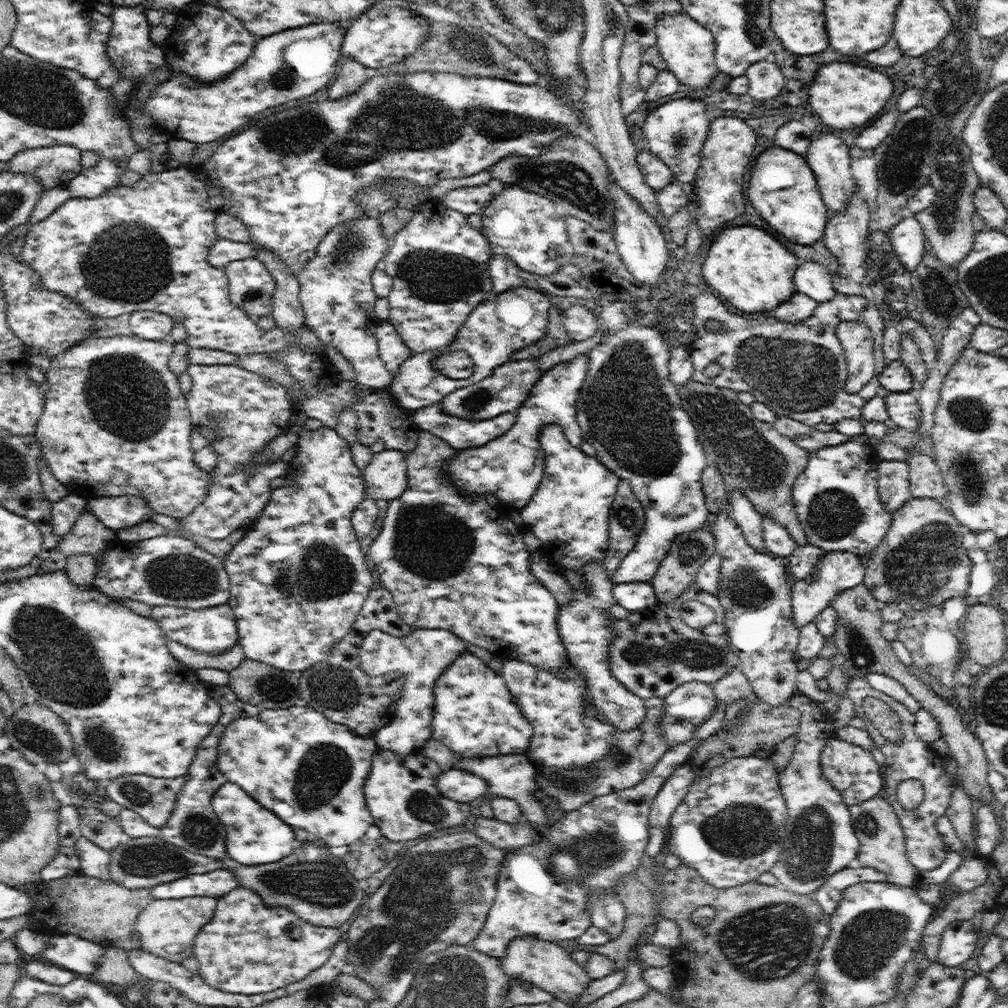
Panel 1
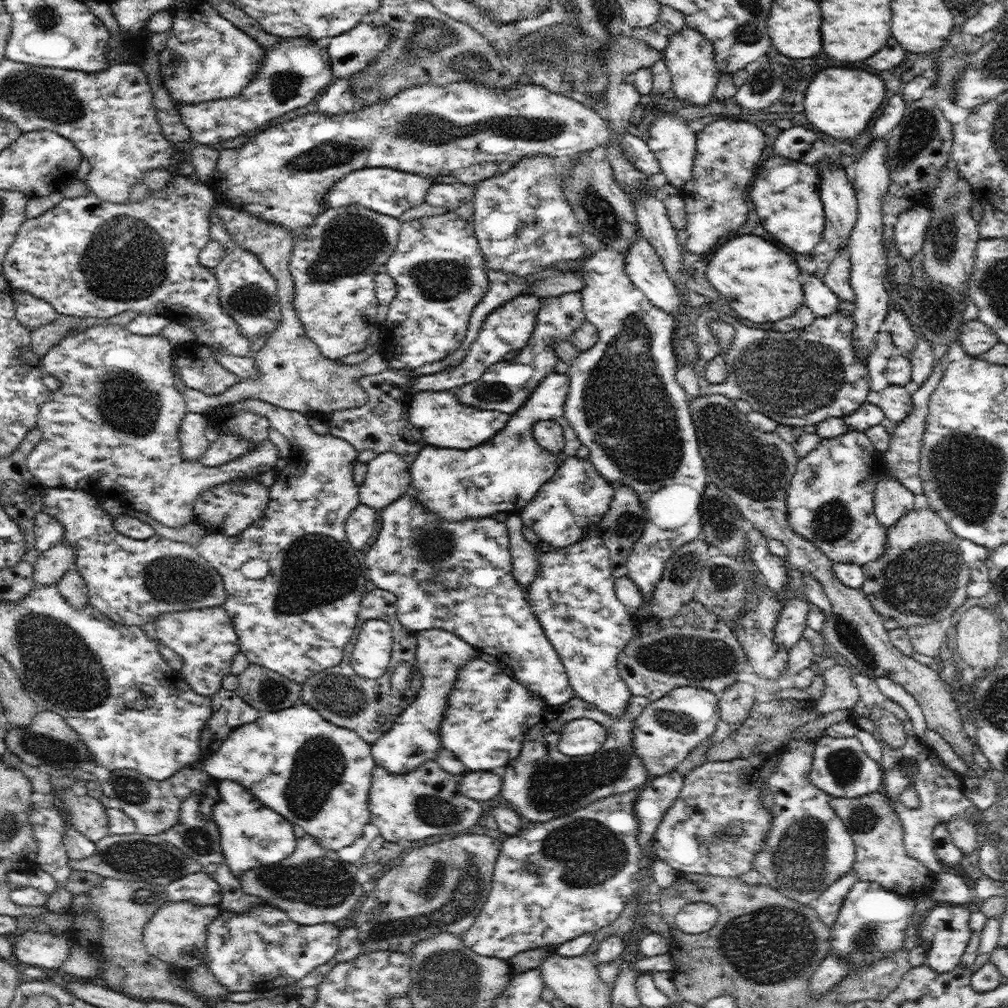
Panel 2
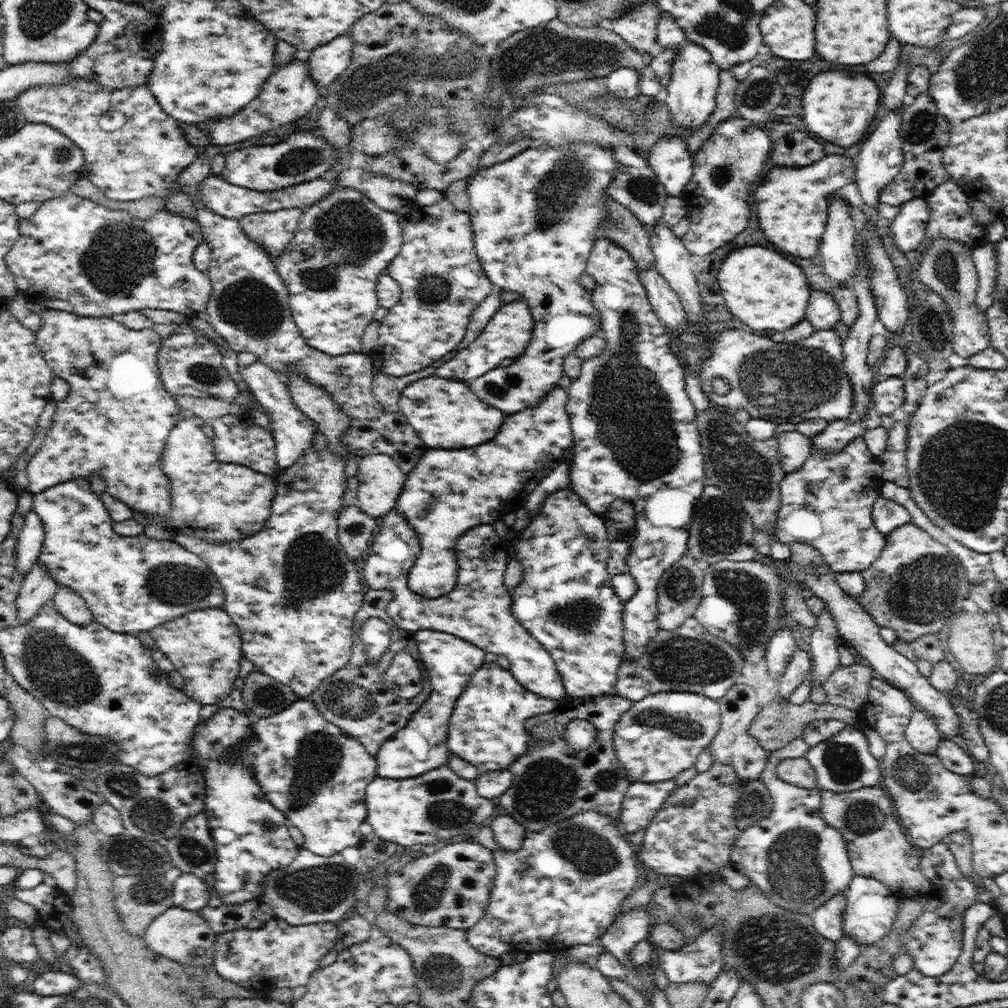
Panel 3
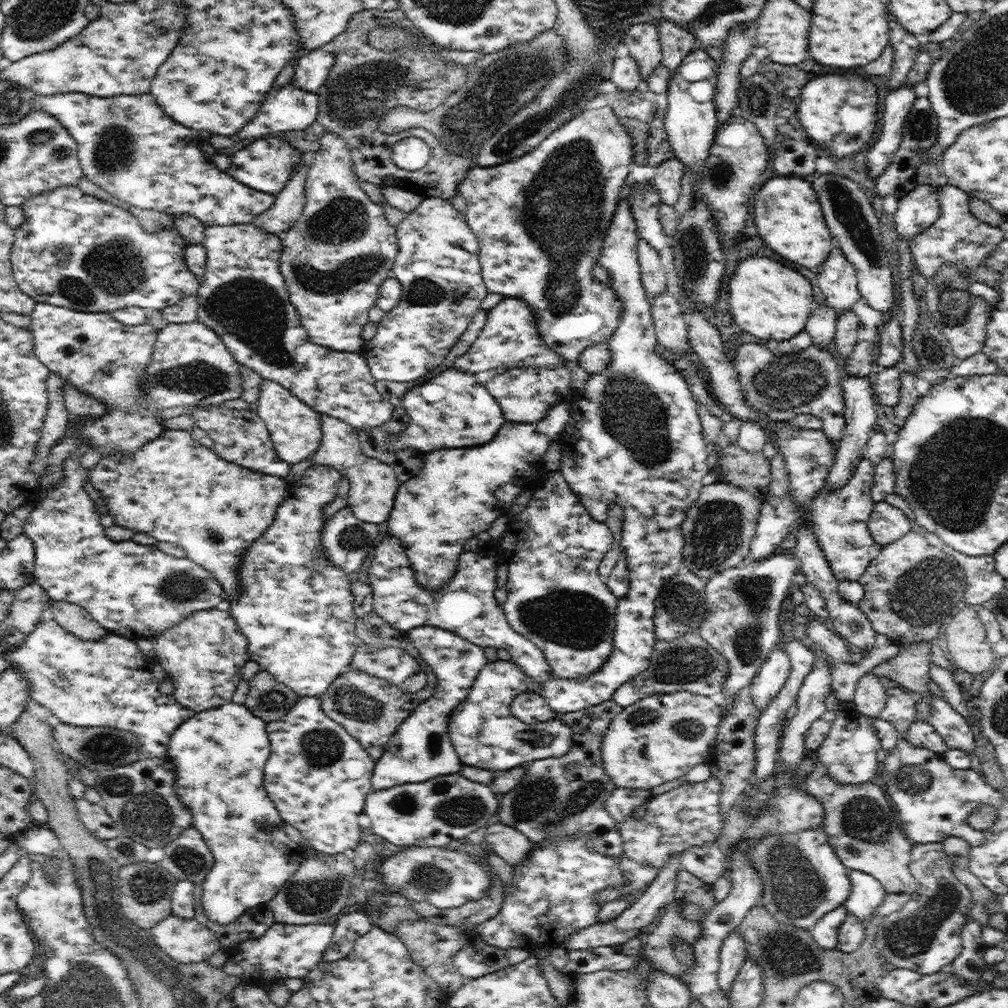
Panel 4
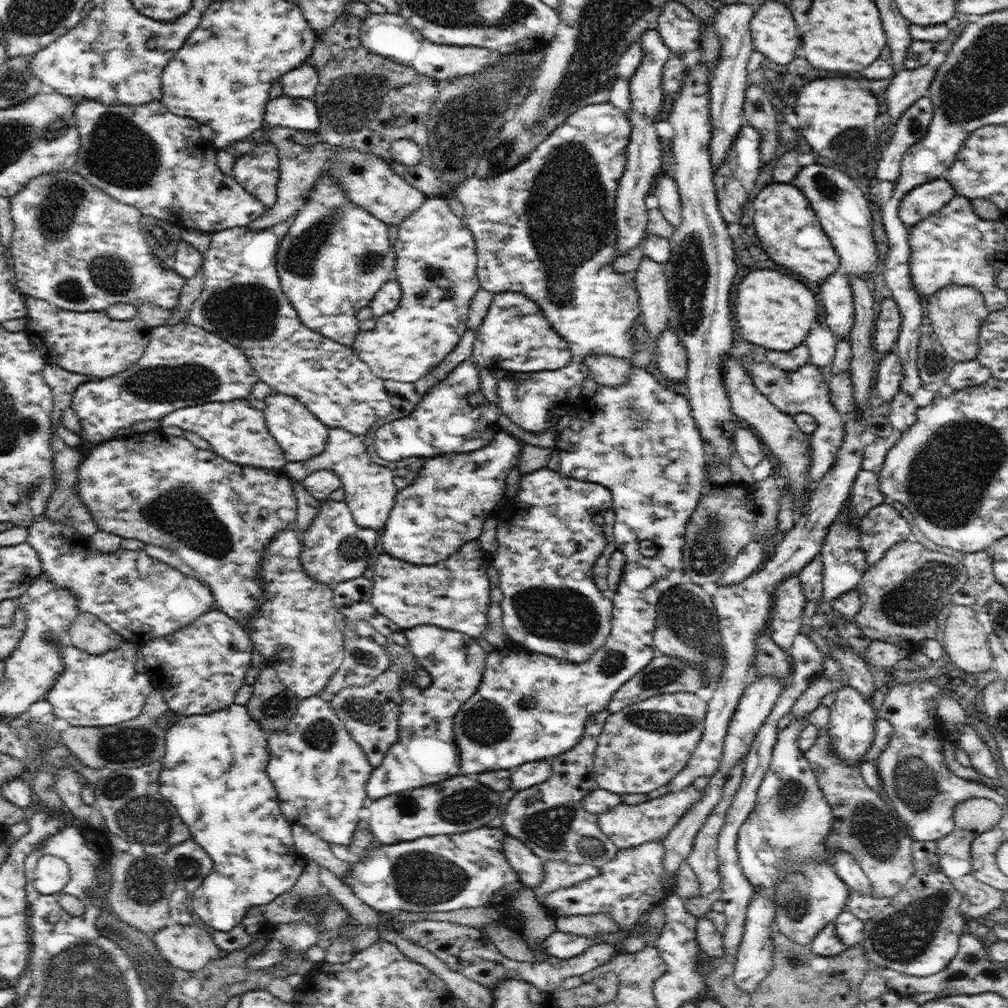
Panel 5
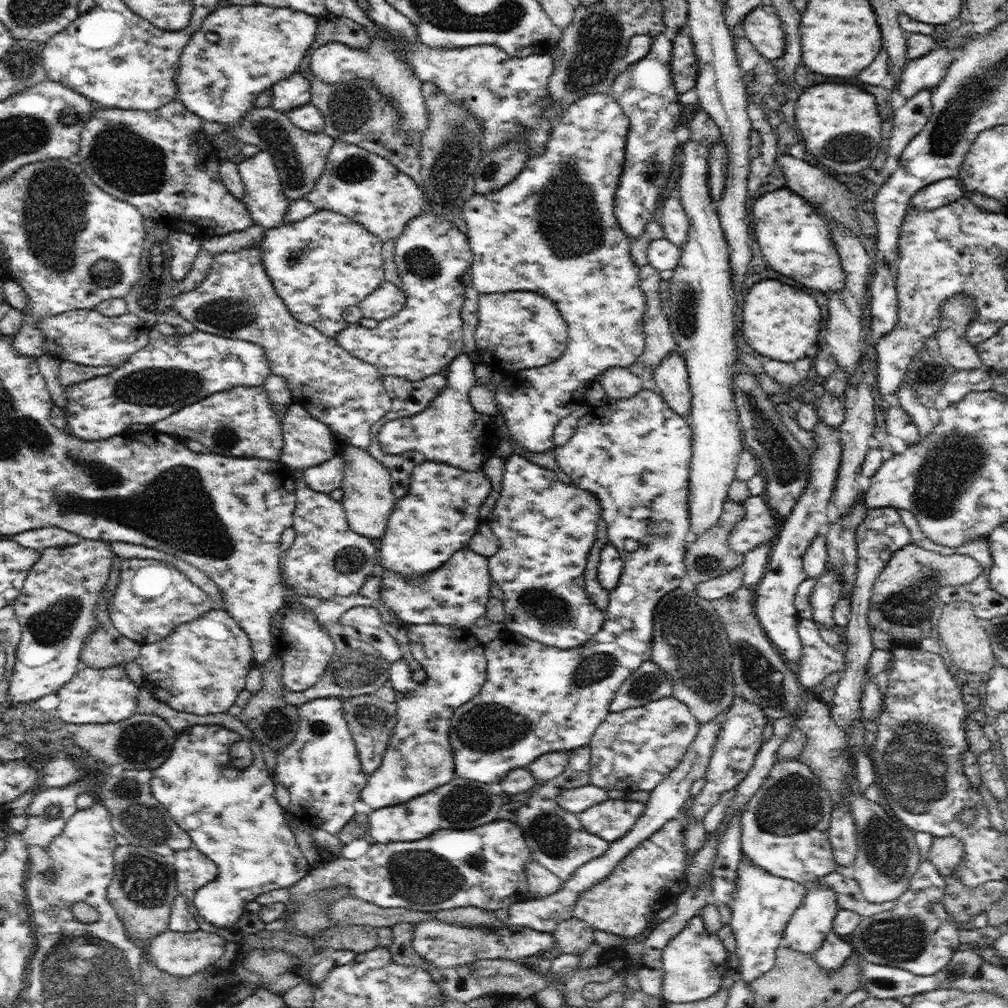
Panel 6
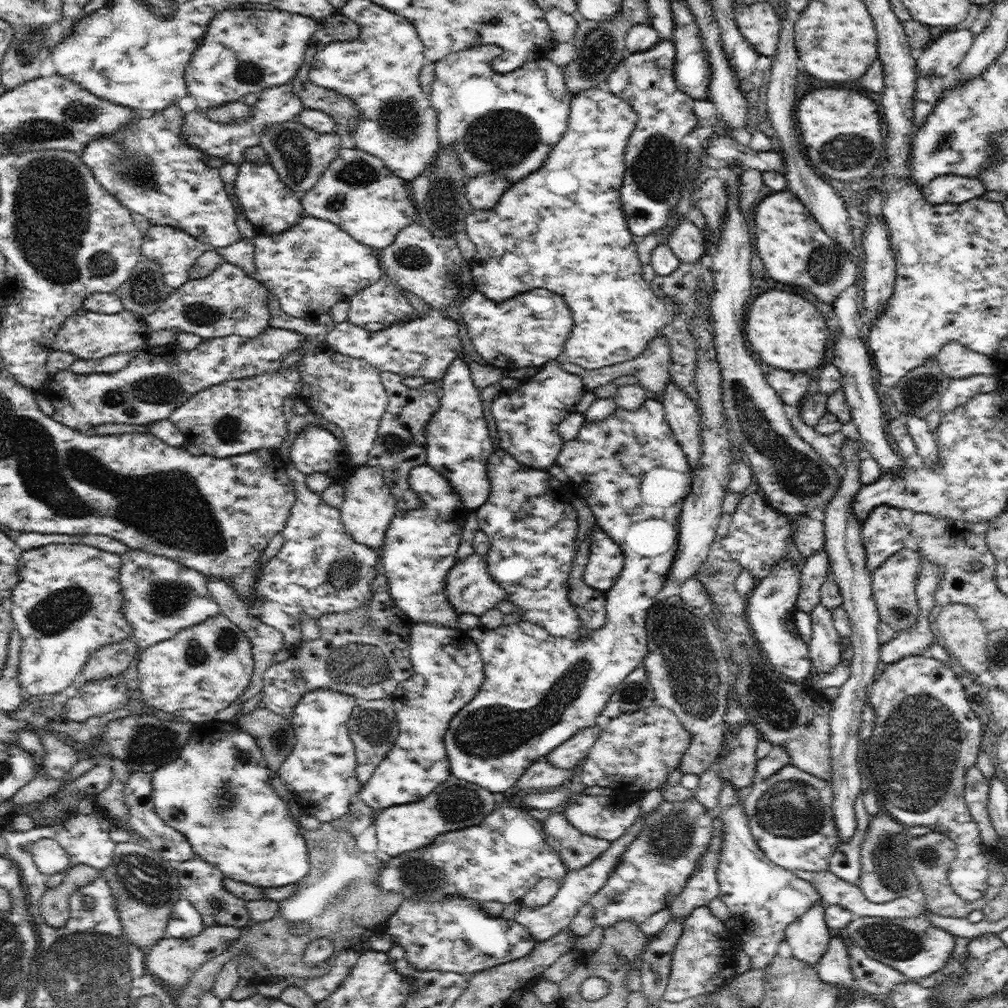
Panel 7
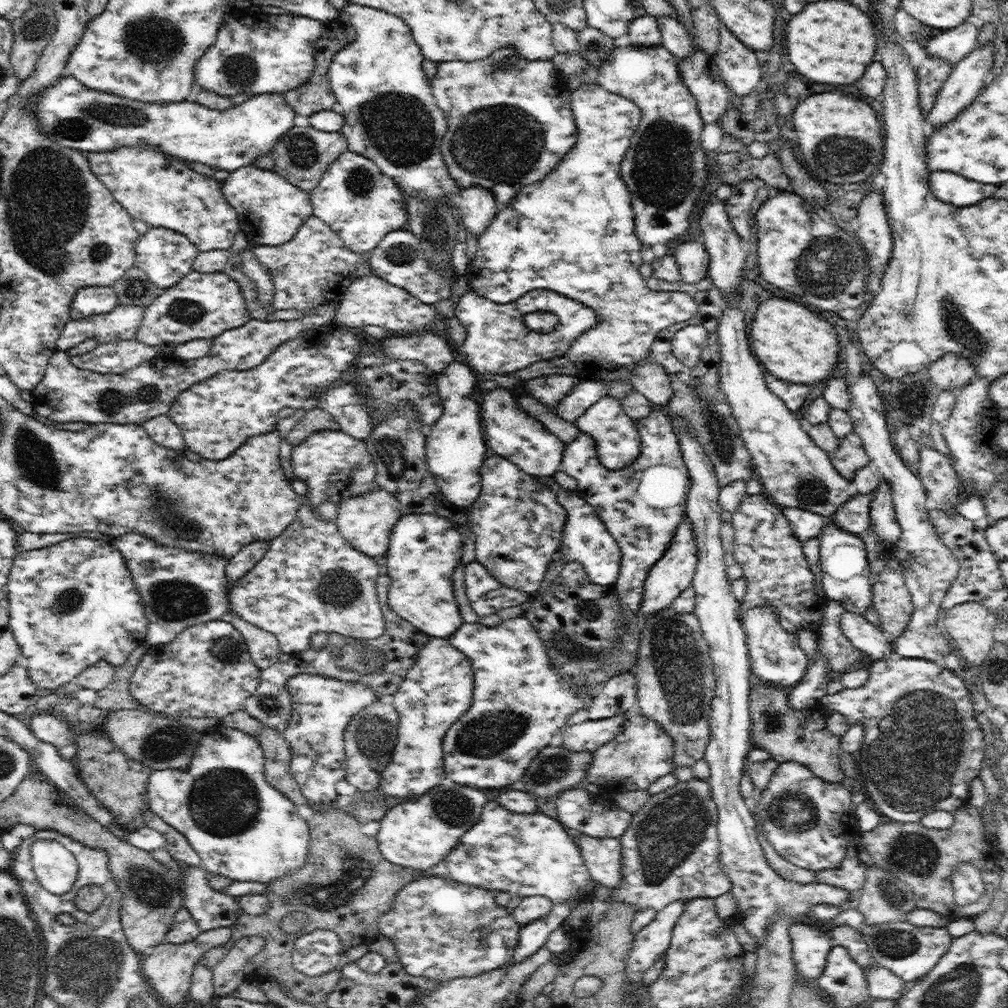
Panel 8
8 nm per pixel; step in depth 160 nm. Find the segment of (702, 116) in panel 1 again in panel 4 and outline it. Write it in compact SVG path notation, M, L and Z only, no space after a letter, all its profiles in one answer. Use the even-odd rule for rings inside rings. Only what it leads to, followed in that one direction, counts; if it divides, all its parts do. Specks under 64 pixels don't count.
M672 156L657 166L656 174L652 180L658 191L661 202L674 206L680 198L680 182L684 176L685 166L682 161Z

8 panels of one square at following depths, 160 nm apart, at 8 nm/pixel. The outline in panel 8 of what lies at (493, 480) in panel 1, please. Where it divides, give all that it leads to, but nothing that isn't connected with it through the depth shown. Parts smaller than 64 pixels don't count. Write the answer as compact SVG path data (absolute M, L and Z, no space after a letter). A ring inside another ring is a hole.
M435 514L402 515L392 529L385 557L385 573L391 578L388 602L399 617L428 636L447 638L463 624L454 598L452 574L463 555L461 532Z

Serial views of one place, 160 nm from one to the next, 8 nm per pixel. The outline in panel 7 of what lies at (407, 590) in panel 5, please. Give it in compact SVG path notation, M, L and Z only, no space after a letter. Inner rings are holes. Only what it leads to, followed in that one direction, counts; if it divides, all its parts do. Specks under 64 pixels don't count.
M473 553L458 560L446 576L445 593L452 608L458 614L482 616L487 610L496 608L500 600L507 599L506 591L492 578L487 567L485 555Z

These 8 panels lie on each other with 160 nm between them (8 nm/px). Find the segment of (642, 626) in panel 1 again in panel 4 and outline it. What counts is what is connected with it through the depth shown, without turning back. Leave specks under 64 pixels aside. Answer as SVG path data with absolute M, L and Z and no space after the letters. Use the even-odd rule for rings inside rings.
M690 631L670 642L657 640L646 670L619 686L612 699L624 708L651 694L673 693L679 690L710 697L721 692L728 675L729 664L726 658L712 648L698 631Z

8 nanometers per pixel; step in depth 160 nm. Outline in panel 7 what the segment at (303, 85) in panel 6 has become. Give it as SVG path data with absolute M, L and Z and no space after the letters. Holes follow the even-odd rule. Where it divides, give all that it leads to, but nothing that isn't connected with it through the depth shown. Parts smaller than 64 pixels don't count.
M286 83L264 89L256 104L251 107L250 114L240 122L222 124L210 120L201 111L185 113L181 135L189 145L199 148L205 155L220 157L225 163L239 165L245 160L246 148L260 144L261 134L268 125L296 120L304 109L305 106L299 94L293 91L291 83Z

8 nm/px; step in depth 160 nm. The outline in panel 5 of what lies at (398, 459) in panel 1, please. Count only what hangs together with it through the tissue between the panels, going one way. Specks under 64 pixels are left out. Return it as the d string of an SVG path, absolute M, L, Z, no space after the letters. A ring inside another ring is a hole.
M329 428L328 442L320 455L302 462L287 462L283 468L287 474L302 483L315 470L332 470L341 480L345 490L344 501L348 505L353 519L358 526L379 530L384 528L389 514L396 502L397 488L394 484L393 472L384 466L376 464L369 455L364 438L339 428Z

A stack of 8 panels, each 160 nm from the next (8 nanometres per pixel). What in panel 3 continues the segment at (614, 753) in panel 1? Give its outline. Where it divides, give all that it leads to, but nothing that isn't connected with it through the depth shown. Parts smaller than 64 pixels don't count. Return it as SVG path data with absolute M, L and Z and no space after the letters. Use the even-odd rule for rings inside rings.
M616 694L577 699L566 696L551 714L537 714L525 720L529 735L542 739L543 743L542 747L532 747L509 768L514 775L512 786L499 796L500 806L506 815L534 832L584 812L598 812L619 822L622 801L630 789L630 780L626 770L622 770L622 765L616 760L613 732L619 718L634 703ZM574 719L590 721L597 730L594 744L584 751L568 747L565 740L566 727Z

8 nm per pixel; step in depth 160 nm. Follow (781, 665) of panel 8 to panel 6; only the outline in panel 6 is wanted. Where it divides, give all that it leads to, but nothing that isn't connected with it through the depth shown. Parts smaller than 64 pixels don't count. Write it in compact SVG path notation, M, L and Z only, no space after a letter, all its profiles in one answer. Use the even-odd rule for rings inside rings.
M819 420L814 431L817 436L817 448L813 450L813 454L810 454L811 467L807 487L796 501L792 512L781 520L781 527L774 538L766 572L762 581L755 586L752 601L757 620L770 637L772 644L795 668L799 666L803 647L797 631L800 616L794 604L799 584L807 579L806 571L803 569L803 556L816 538L821 525L829 523L833 518L830 513L830 500L838 479L842 454L837 428L832 428L823 420Z

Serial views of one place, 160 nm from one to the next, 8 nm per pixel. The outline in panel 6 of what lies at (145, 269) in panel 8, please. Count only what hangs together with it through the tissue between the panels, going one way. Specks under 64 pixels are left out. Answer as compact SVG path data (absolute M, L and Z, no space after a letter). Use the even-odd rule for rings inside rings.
M170 231L168 242L171 246L170 274L174 282L181 282L190 273L194 259L201 249L201 240L182 231Z

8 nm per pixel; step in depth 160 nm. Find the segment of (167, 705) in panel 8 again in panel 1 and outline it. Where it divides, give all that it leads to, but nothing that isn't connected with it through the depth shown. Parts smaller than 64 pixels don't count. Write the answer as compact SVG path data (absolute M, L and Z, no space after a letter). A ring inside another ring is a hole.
M228 603L198 610L170 605L153 606L151 617L160 625L167 640L179 642L185 647L199 650L202 653L220 654L234 646L239 639L236 617Z

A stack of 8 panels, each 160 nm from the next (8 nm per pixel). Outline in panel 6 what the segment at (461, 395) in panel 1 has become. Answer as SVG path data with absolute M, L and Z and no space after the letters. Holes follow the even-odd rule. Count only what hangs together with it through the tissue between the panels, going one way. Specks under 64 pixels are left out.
M609 93L589 94L584 98L579 98L573 102L561 114L560 119L555 122L550 136L545 144L545 151L537 157L530 157L520 174L509 185L503 186L500 190L489 192L488 194L474 193L464 205L462 215L467 224L467 237L473 252L472 267L468 273L472 286L481 294L498 294L506 292L537 293L546 297L556 304L563 319L568 322L568 345L564 354L558 360L546 366L531 369L522 369L513 374L508 373L500 383L497 384L495 394L496 410L502 413L505 418L508 432L518 443L523 451L528 453L545 453L556 448L553 441L553 432L561 418L567 414L572 414L573 408L587 405L587 390L590 384L596 380L602 371L610 367L626 367L637 362L637 358L645 349L644 321L646 308L646 294L642 292L640 283L640 267L632 261L630 254L629 237L620 228L615 215L615 194L622 174L622 166L625 160L625 146L629 133L629 118L624 114L622 107Z

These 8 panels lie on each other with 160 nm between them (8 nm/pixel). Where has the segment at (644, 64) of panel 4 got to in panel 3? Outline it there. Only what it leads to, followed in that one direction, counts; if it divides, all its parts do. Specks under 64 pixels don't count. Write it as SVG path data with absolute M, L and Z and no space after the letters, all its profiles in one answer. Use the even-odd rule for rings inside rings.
M654 3L635 6L625 15L613 18L612 30L619 34L633 49L650 53L657 43L657 22L661 8Z

